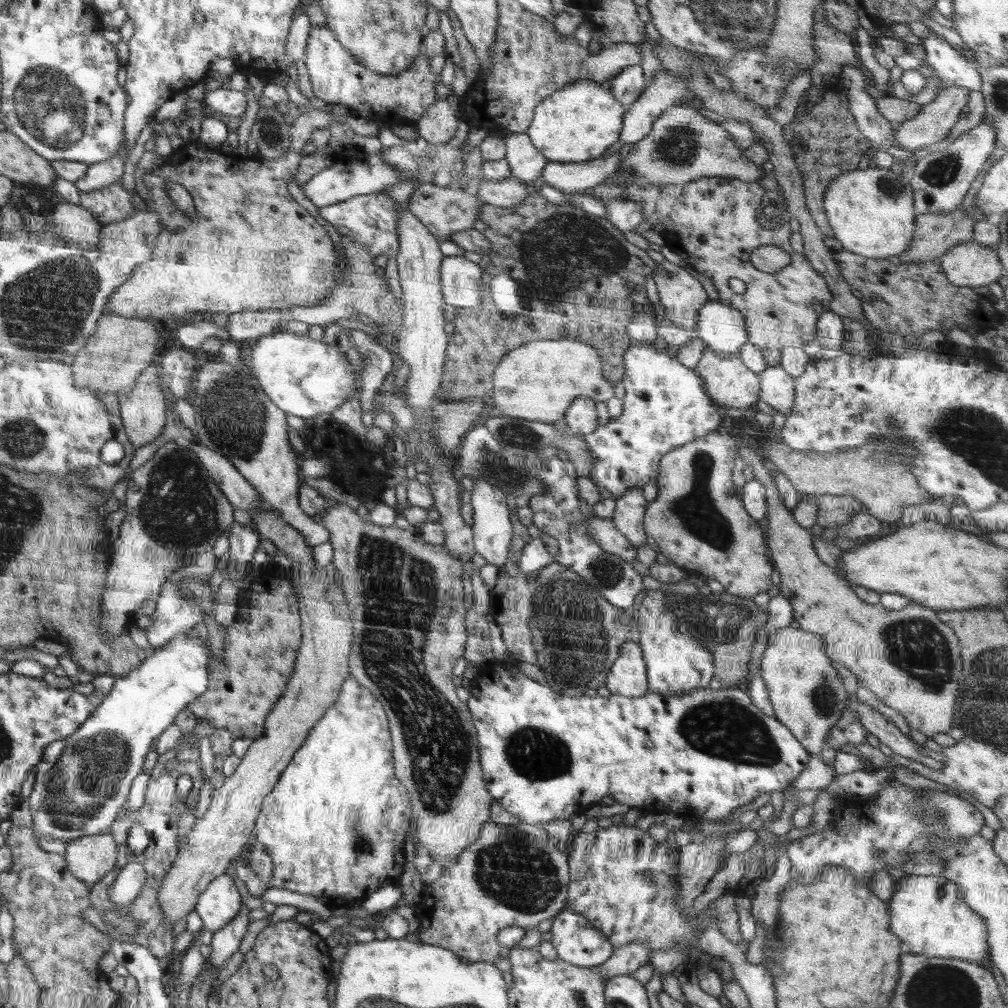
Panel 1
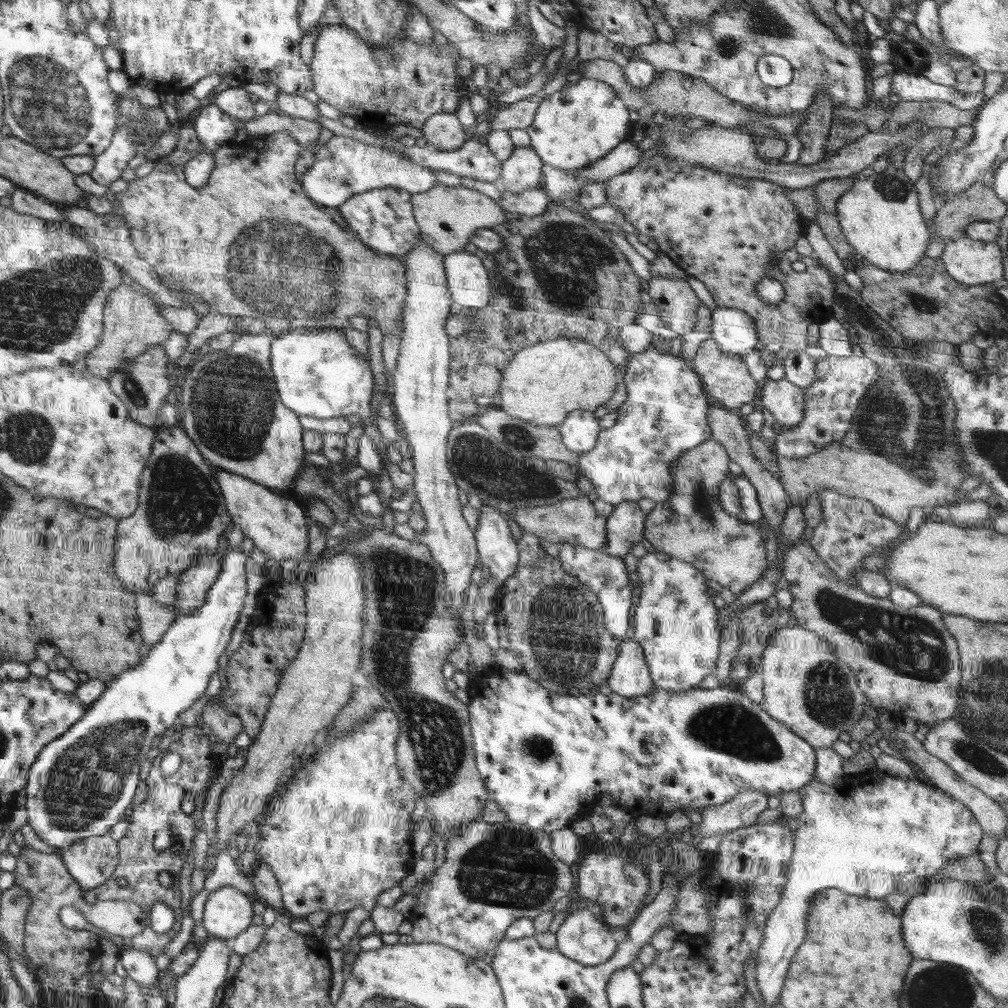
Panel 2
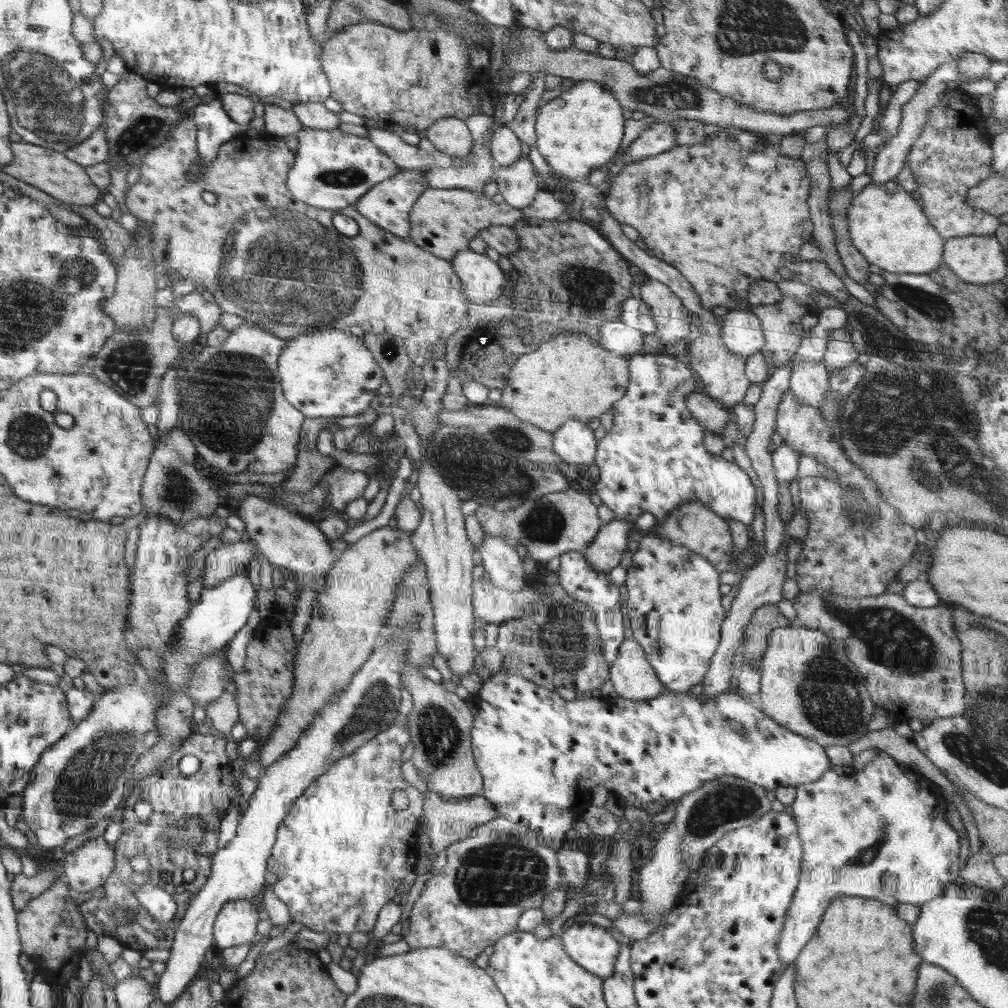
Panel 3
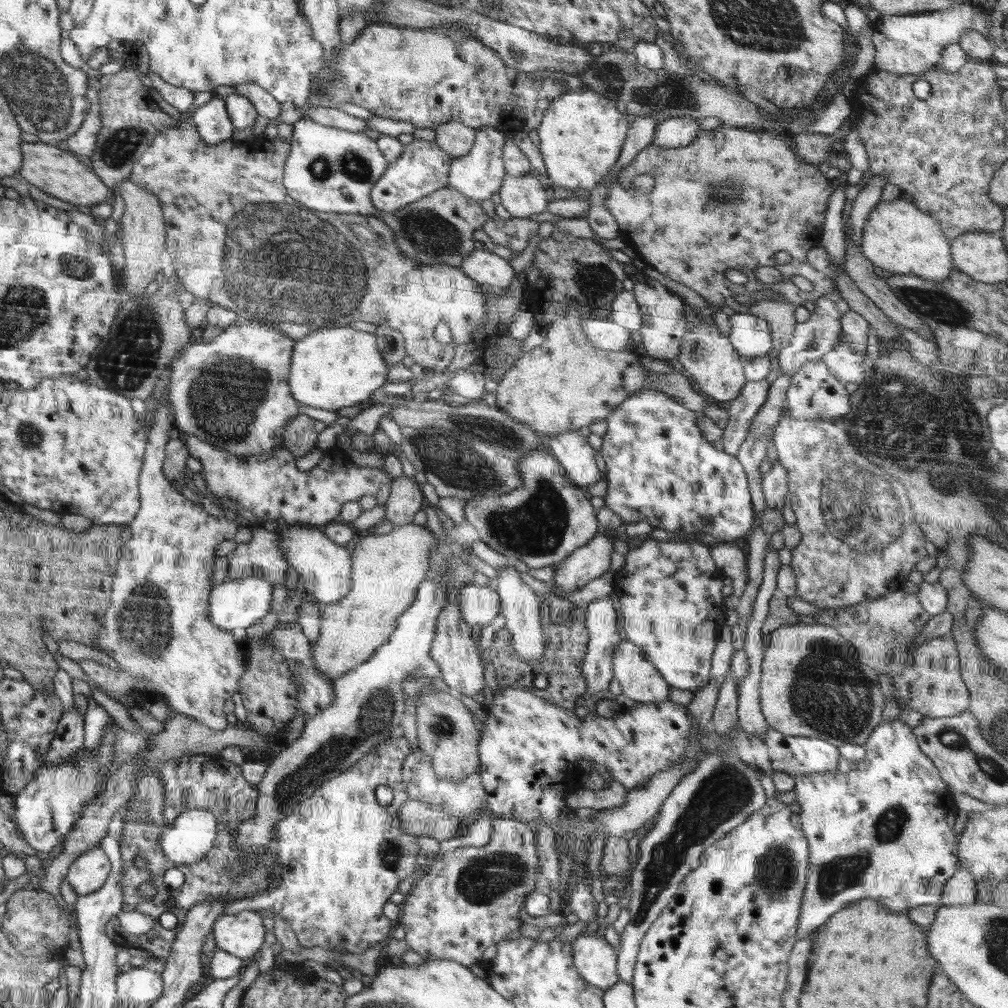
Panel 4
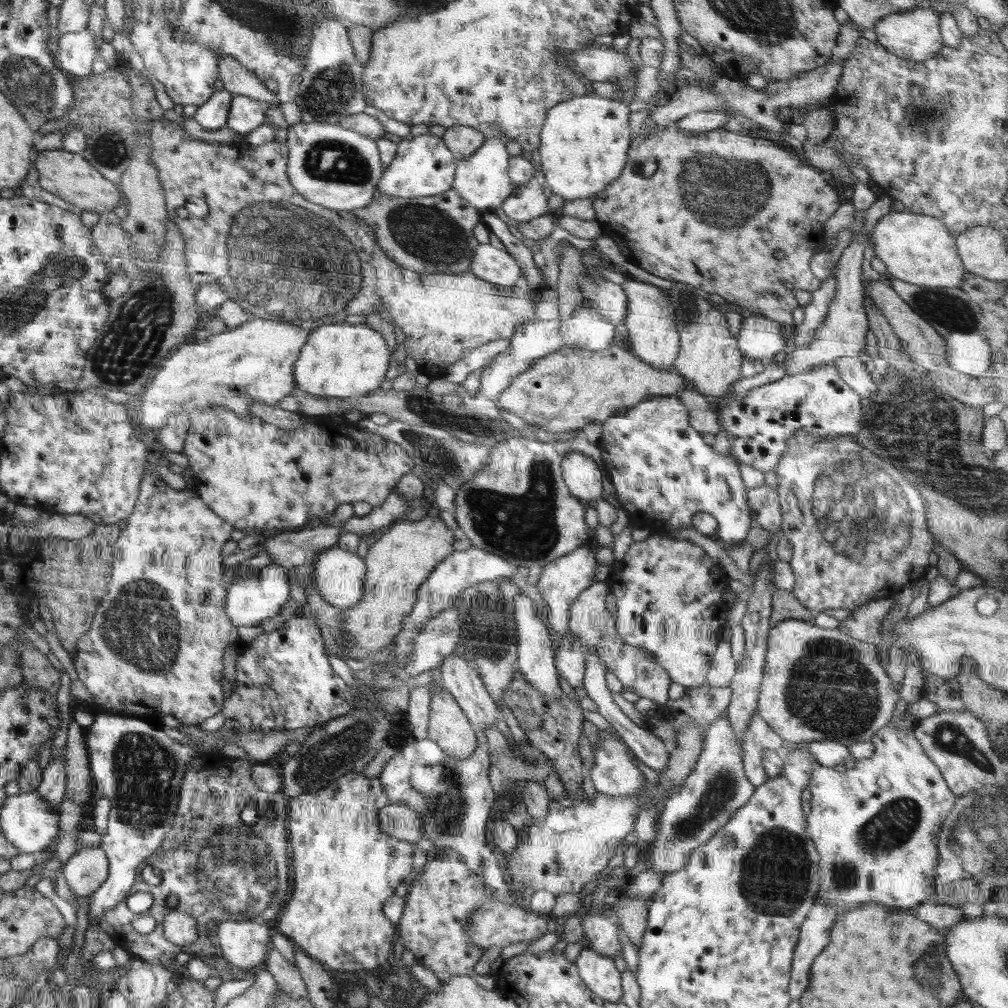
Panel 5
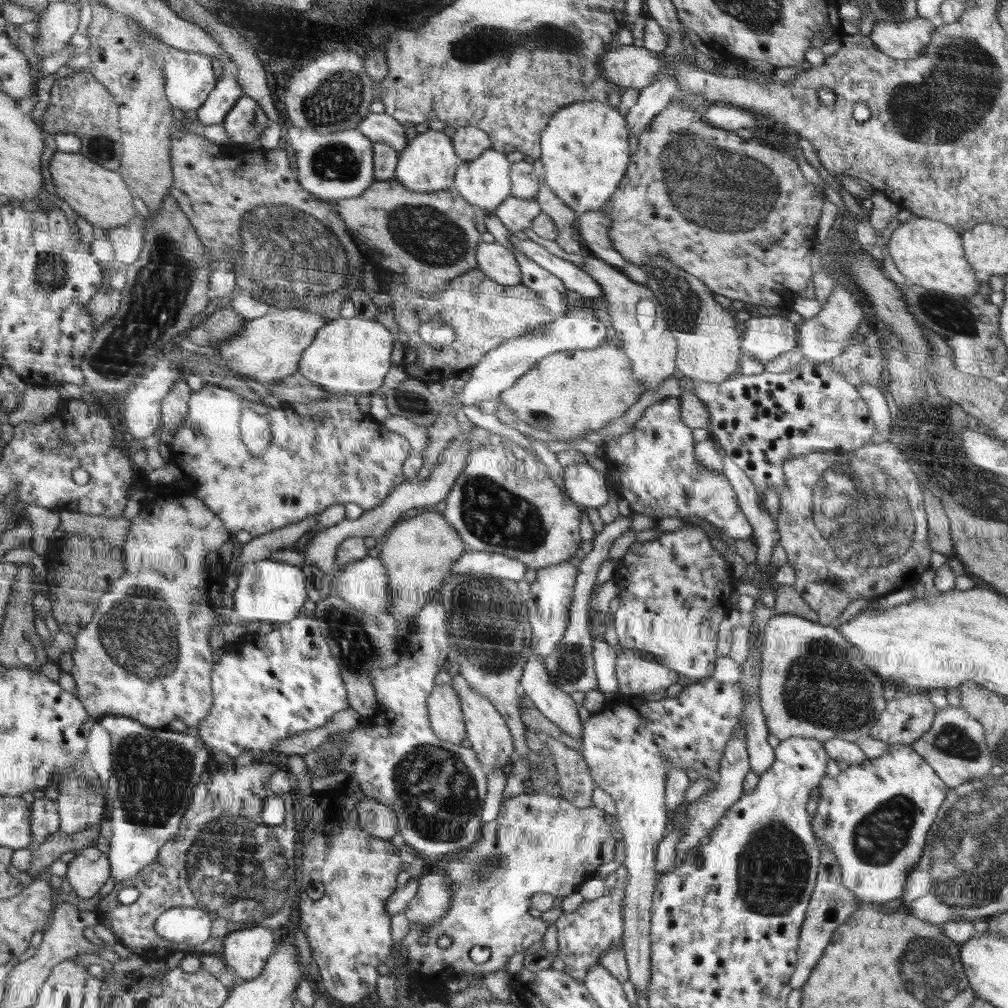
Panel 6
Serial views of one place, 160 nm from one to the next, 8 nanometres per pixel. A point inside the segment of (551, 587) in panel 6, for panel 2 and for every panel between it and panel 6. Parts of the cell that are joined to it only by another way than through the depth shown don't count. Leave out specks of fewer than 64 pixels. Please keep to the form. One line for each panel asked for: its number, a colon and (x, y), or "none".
2: (625, 524)
3: (605, 552)
4: (590, 561)
5: (561, 581)

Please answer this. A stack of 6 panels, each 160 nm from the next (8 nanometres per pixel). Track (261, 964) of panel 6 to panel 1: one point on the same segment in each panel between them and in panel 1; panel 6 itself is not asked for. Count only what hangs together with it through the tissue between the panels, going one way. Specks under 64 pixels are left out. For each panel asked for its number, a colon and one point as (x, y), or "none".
1: (220, 903)
2: (227, 912)
3: (236, 922)
4: (241, 934)
5: (244, 942)

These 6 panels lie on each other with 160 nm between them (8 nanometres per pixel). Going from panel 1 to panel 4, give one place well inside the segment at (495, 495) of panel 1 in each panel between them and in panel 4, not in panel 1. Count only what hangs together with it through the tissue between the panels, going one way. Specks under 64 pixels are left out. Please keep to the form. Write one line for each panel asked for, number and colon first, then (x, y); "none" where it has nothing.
2: (498, 550)
3: (499, 558)
4: (522, 609)

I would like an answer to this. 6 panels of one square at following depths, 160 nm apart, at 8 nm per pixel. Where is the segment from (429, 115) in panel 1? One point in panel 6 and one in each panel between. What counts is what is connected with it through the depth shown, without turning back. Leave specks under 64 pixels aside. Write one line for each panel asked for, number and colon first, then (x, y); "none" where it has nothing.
2: (444, 131)
3: (450, 135)
4: (455, 138)
5: (461, 140)
6: (468, 142)

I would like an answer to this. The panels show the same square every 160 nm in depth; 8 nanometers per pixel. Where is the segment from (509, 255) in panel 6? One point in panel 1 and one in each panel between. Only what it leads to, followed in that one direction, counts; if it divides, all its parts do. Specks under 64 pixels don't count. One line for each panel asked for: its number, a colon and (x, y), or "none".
1: (460, 278)
2: (469, 285)
3: (482, 279)
4: (489, 271)
5: (497, 267)

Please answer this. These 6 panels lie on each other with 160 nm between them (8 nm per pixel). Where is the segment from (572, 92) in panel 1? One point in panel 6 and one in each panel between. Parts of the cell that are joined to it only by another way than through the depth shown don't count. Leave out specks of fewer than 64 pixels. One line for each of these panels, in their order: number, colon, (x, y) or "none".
2: (573, 127)
3: (579, 131)
4: (581, 133)
5: (584, 141)
6: (584, 149)

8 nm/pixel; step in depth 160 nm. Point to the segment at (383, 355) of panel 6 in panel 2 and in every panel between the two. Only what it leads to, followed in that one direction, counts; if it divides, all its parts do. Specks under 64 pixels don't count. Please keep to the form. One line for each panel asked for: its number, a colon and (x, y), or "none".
2: (319, 374)
3: (330, 373)
4: (333, 367)
5: (340, 360)

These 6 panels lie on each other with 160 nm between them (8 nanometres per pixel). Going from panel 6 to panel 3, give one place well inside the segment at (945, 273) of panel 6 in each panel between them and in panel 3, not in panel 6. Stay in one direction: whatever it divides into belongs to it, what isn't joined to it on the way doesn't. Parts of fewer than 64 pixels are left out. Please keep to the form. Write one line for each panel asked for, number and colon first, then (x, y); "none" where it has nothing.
3: (888, 226)
4: (898, 237)
5: (918, 249)

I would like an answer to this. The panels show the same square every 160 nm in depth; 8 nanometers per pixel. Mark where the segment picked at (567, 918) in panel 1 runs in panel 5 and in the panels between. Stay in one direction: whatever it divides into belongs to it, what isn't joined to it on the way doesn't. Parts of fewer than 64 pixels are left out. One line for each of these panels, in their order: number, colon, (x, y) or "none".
2: (583, 938)
3: (591, 946)
4: (595, 959)
5: (598, 972)

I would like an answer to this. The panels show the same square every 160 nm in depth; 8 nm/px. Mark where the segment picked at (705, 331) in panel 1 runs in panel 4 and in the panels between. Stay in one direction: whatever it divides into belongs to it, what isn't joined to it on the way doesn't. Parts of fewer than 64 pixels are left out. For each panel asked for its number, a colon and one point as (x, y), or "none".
2: (735, 332)
3: (741, 332)
4: (750, 336)

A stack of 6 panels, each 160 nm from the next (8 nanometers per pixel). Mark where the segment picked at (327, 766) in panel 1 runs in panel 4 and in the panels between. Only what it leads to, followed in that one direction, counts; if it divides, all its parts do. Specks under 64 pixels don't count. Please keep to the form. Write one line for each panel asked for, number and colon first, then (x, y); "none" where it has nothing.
2: (338, 837)
3: (339, 857)
4: (343, 855)

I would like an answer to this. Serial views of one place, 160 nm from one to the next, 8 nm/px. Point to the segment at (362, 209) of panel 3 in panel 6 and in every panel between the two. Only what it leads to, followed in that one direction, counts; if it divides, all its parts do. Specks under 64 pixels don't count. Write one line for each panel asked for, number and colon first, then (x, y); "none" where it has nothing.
4: (423, 167)
5: (423, 166)
6: (428, 163)

